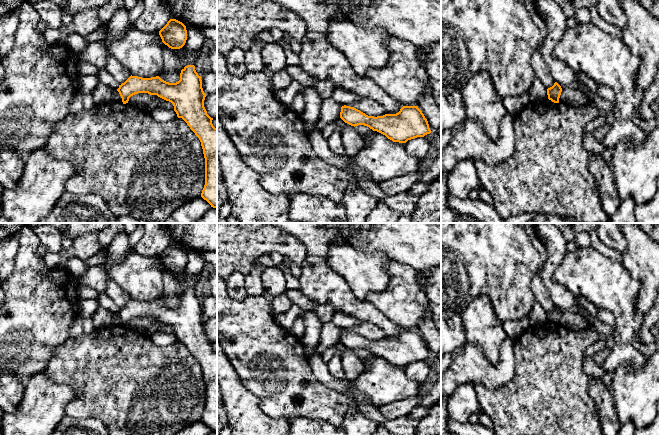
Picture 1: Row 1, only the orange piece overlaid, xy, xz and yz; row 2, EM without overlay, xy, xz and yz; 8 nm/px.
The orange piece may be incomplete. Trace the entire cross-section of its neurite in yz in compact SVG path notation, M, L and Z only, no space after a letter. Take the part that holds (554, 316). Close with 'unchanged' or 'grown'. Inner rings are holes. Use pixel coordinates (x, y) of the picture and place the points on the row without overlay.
M555 306L552 311L547 313L548 323L554 327L559 327L561 316L561 310L557 306Z; unchanged

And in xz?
M344 329L341 331L340 342L354 351L367 350L399 367L406 367L408 364L431 357L427 343L417 330L403 330L396 338L374 341Z; unchanged

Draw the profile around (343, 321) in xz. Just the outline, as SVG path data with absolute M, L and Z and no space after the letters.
M335 312L331 322L333 322L340 329L351 328L361 323L359 319L343 312Z

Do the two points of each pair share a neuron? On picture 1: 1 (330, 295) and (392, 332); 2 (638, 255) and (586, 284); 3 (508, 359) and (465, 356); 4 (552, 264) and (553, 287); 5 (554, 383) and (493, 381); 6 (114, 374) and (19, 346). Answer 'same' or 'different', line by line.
1: same
2: different
3: same
4: same
5: different
6: different

